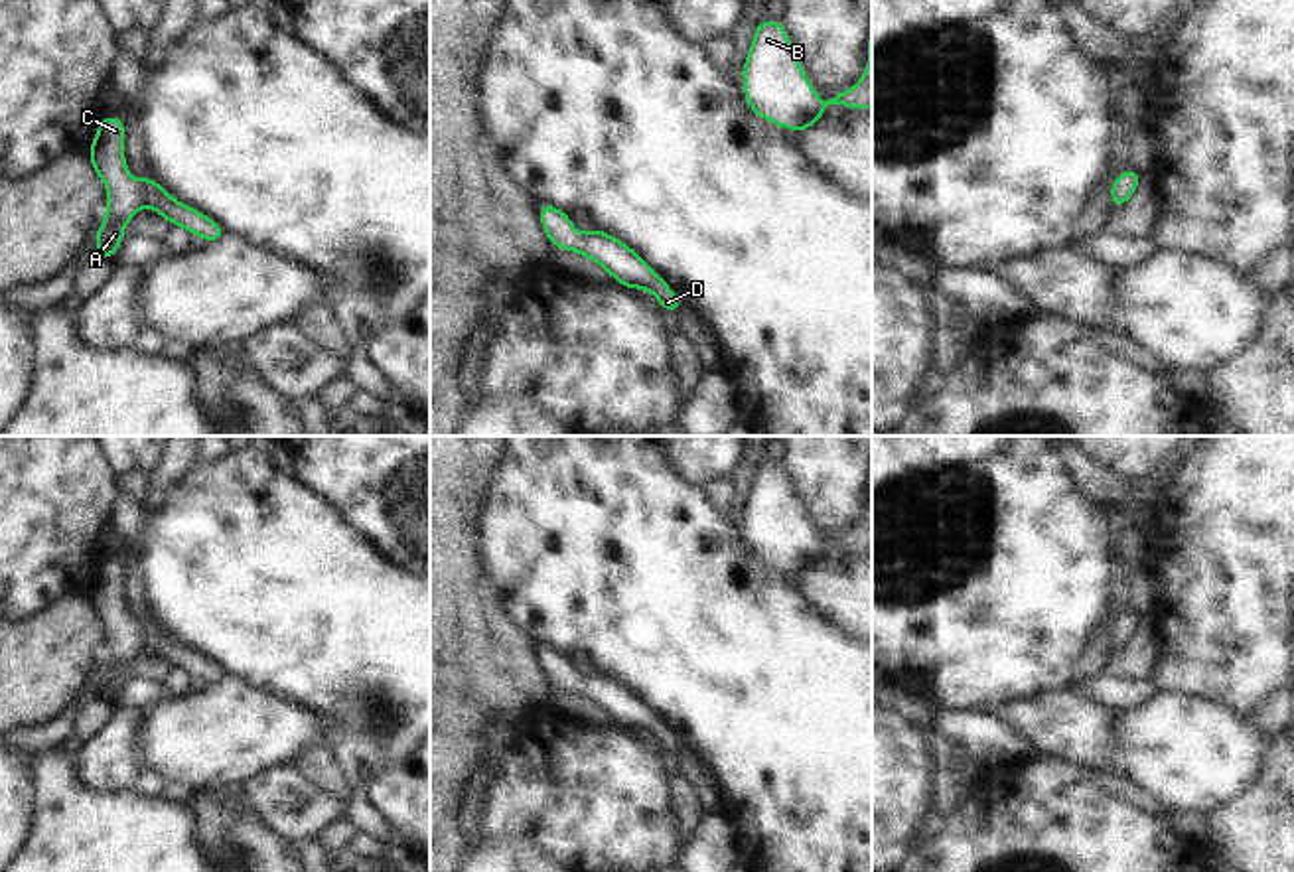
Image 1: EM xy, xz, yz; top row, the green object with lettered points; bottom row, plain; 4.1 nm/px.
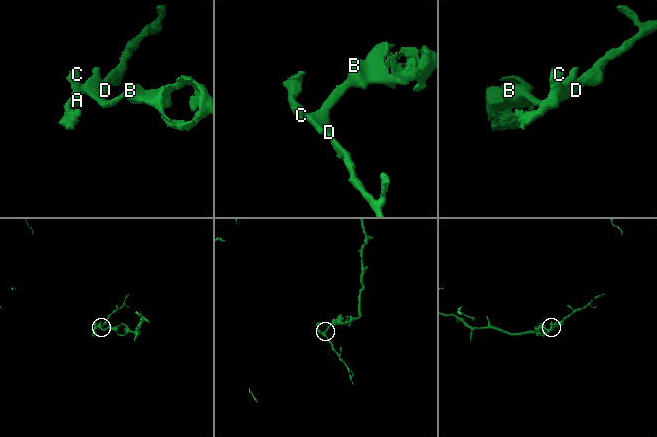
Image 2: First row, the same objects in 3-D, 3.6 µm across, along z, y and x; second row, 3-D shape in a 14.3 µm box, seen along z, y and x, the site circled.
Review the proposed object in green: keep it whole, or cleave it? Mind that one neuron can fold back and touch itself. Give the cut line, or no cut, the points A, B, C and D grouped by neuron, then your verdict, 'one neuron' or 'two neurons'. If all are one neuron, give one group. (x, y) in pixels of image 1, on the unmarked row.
no cut; A B C D; one neuron

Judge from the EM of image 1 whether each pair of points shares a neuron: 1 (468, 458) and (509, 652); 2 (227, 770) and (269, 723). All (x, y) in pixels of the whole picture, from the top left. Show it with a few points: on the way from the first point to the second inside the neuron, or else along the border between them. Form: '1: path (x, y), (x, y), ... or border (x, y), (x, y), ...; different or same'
1: path (456, 506), (456, 598), (462, 604); same
2: path (233, 758), (257, 734); same

